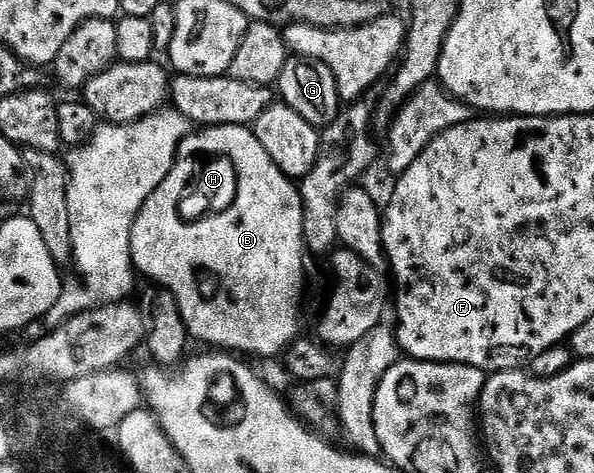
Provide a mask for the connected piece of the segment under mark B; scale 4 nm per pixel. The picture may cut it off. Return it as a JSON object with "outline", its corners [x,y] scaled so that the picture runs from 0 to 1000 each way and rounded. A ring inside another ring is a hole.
{"outline":[[[362,264],[357,268],[338,268],[330,277],[320,279],[318,288],[298,313],[298,332],[291,340],[291,351],[281,370],[281,378],[274,378],[274,387],[268,387],[268,395],[261,395],[261,404],[251,414],[247,429],[241,429],[241,438],[231,450],[231,461],[221,488],[221,535],[224,539],[224,558],[232,579],[244,584],[246,577],[254,592],[266,594],[271,600],[269,609],[276,617],[285,619],[298,634],[298,653],[305,660],[311,698],[315,698],[327,723],[340,721],[345,734],[357,734],[365,742],[391,742],[399,751],[421,746],[426,755],[471,757],[480,740],[485,738],[487,727],[498,721],[508,702],[505,645],[507,617],[513,611],[513,543],[517,545],[517,529],[513,524],[513,507],[510,505],[507,402],[497,389],[495,376],[485,374],[476,362],[470,362],[470,353],[460,342],[456,328],[449,328],[449,319],[443,319],[443,302],[436,302],[436,294],[428,285],[424,271],[411,264]],[[342,319],[384,326],[386,332],[397,336],[401,355],[406,357],[406,419],[401,423],[396,440],[386,442],[386,450],[379,450],[379,459],[365,459],[365,467],[345,467],[345,476],[305,476],[305,467],[298,467],[298,414],[303,410],[310,364],[315,355],[323,355],[322,336],[340,326]]]}

